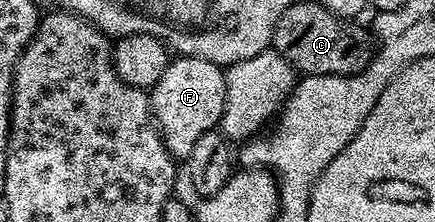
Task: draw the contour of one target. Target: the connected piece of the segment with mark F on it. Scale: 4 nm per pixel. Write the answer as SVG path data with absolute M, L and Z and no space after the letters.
M179 56L168 61L165 72L150 87L149 111L163 147L172 159L186 160L200 135L222 119L224 77L224 67L216 62Z

